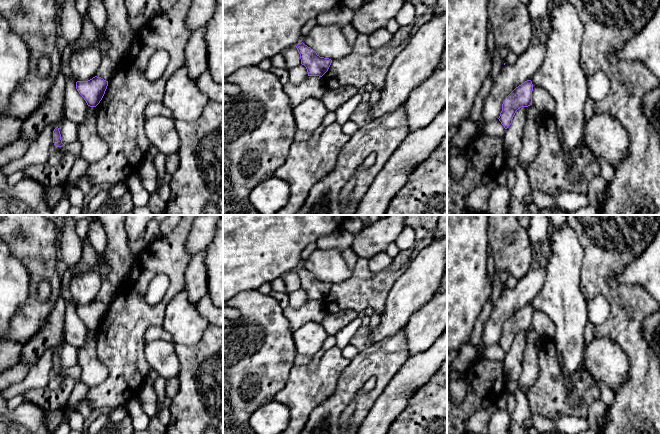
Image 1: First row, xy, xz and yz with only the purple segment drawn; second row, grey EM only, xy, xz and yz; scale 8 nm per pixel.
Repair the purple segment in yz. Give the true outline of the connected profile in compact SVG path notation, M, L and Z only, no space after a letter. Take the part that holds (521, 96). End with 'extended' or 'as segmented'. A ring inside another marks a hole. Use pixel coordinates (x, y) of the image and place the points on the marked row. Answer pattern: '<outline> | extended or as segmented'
M527 80L516 87L504 100L499 121L507 129L511 123L516 111L521 107L532 105L533 84Z | as segmented

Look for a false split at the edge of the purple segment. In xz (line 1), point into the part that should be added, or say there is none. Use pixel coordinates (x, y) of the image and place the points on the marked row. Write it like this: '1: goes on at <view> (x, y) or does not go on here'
1: does not go on here

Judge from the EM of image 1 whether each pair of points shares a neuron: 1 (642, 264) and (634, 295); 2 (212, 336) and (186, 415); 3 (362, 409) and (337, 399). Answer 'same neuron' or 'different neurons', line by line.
1: different neurons
2: same neuron
3: same neuron

